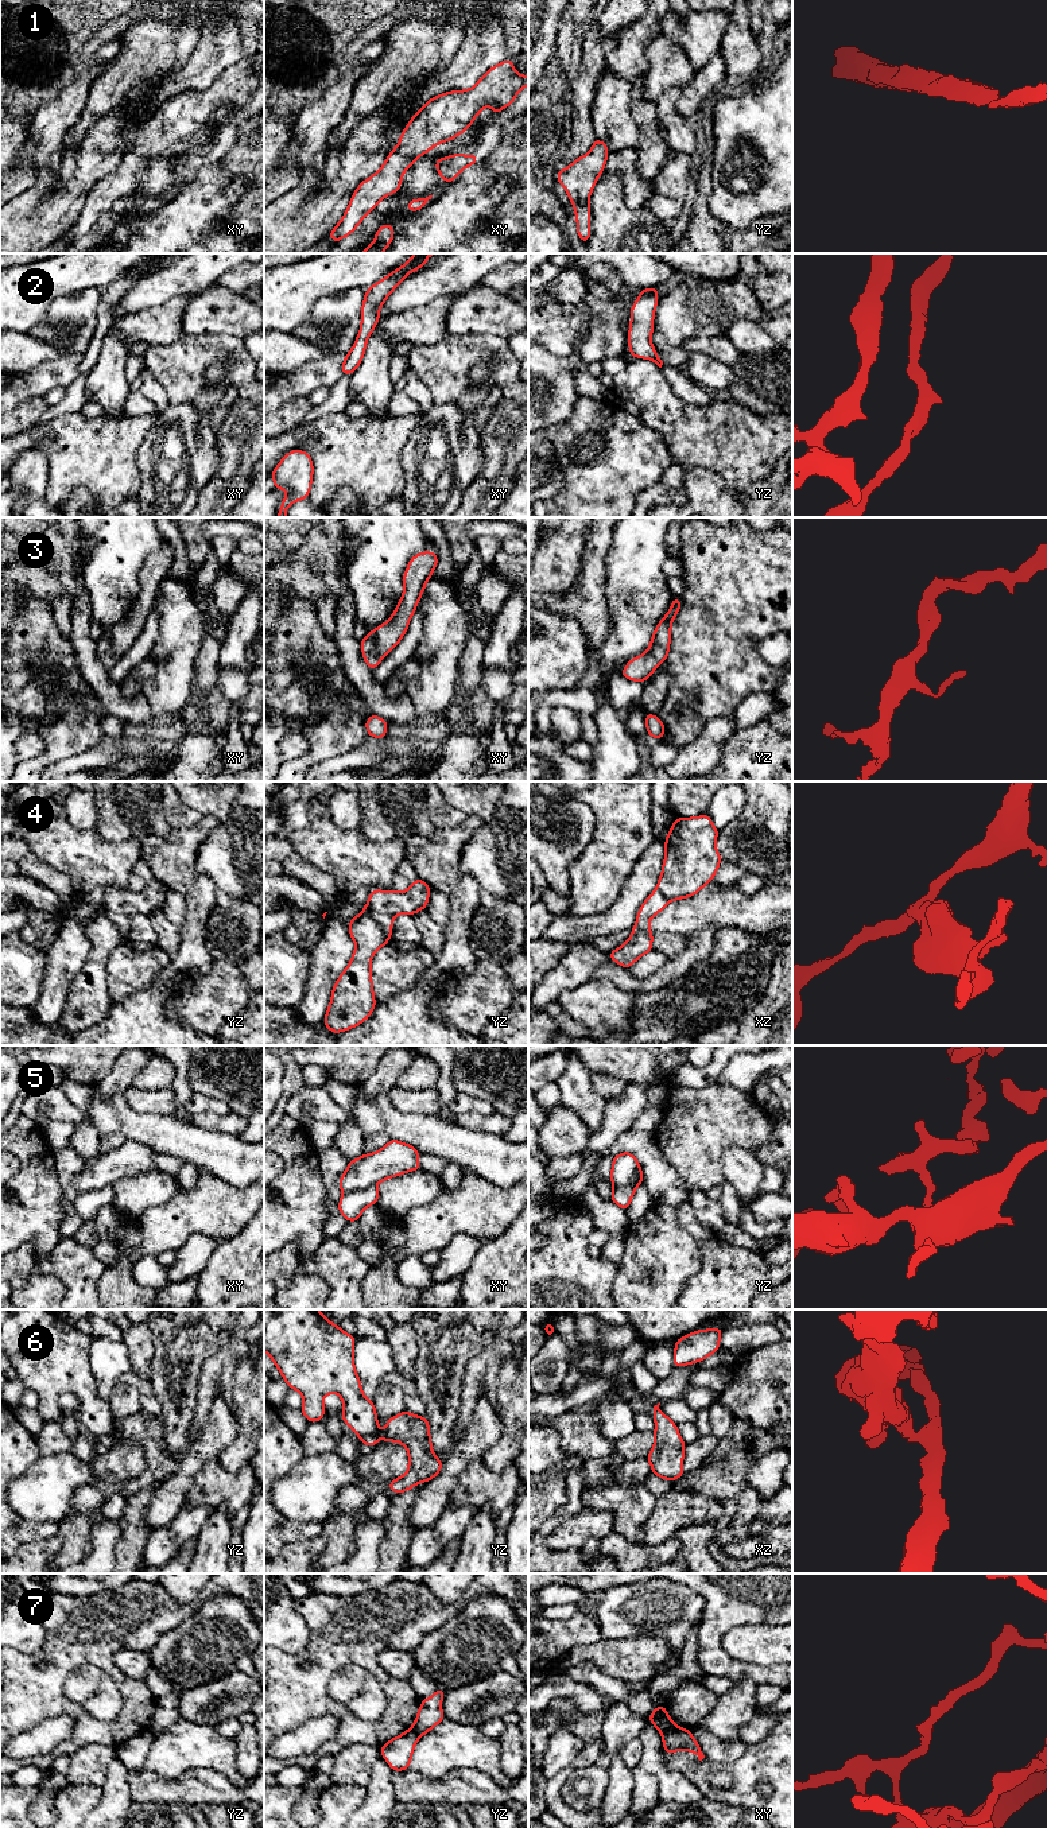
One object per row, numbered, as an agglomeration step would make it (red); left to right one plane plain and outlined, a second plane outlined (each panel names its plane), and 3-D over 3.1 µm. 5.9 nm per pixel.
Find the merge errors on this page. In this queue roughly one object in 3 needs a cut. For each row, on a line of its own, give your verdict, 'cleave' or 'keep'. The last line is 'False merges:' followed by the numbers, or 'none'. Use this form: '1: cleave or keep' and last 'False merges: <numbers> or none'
1: keep
2: keep
3: keep
4: cleave
5: keep
6: cleave
7: cleave
False merges: 4, 6, 7

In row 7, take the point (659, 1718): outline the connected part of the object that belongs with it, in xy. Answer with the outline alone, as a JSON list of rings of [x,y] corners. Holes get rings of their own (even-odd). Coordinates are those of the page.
[[[656,1705],[654,1712],[648,1716],[648,1722],[651,1722],[662,1735],[678,1728],[678,1726],[670,1719],[668,1712],[663,1705]]]

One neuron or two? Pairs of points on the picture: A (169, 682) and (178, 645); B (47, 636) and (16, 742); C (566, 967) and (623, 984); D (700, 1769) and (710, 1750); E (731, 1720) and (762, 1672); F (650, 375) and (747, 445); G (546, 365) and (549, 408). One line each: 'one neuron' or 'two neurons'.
A: one neuron
B: two neurons
C: one neuron
D: two neurons
E: two neurons
F: one neuron
G: one neuron

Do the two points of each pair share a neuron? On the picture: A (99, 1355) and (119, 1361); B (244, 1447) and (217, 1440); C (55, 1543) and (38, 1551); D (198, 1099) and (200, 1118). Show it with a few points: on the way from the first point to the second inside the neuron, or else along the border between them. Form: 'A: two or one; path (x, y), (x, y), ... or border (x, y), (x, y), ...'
A: one; path (104, 1355), (113, 1361)
B: two; border (235, 1412), (236, 1438), (217, 1458)
C: one; path (51, 1547), (42, 1551)
D: two; border (231, 1112), (227, 1114), (187, 1114)

